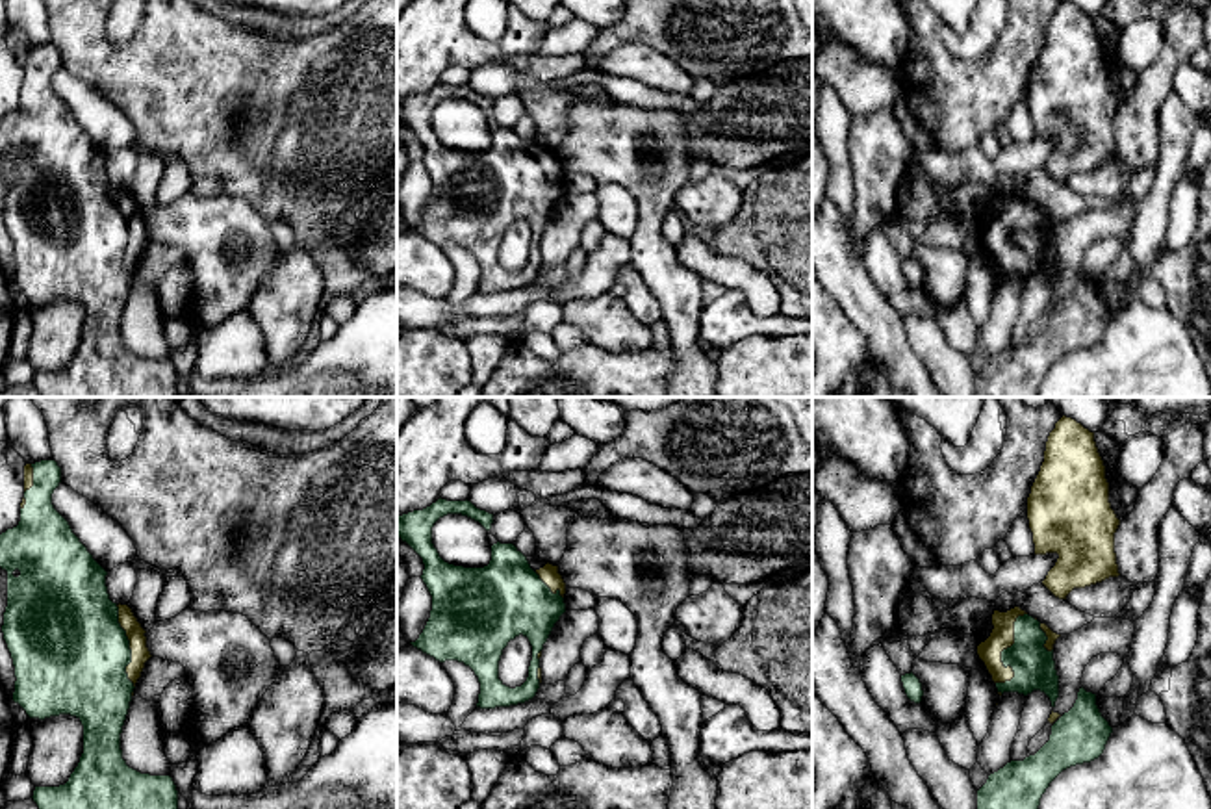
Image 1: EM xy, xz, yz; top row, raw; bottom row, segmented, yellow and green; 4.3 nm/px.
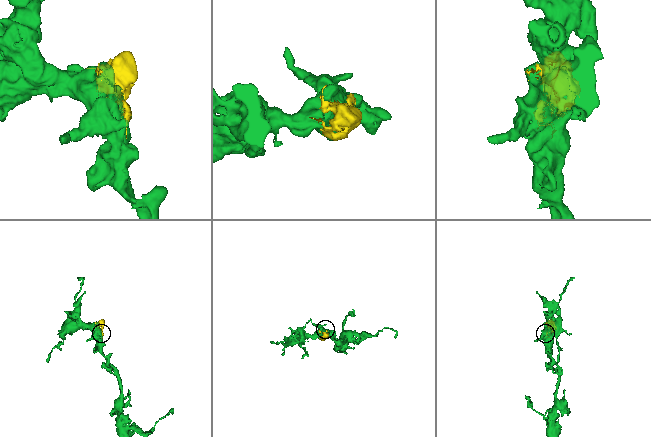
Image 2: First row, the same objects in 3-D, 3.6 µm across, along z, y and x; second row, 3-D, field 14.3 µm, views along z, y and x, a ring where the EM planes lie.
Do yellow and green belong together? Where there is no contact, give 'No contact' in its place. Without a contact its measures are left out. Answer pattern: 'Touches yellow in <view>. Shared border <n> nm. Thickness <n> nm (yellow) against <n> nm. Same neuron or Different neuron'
Touches yellow in yz. Shared border 340 nm. Thickness 110 nm (yellow) against 180 nm. Same neuron

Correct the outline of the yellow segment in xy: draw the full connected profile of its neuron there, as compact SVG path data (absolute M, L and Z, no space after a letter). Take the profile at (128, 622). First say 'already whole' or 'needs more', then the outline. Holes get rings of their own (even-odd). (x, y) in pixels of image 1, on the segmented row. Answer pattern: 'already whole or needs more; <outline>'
needs more; M56 460L26 464L20 521L0 534L0 568L7 571L2 633L17 677L13 701L30 718L70 714L83 726L83 753L69 781L35 787L32 798L39 809L178 809L171 776L141 774L122 759L122 726L135 683L152 655L147 631L132 609L109 599L108 571L54 508L52 494L59 482Z

